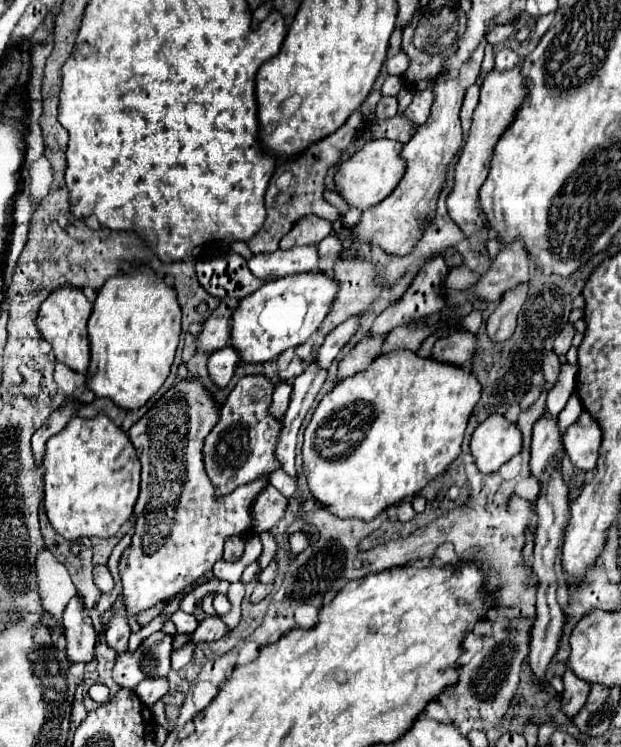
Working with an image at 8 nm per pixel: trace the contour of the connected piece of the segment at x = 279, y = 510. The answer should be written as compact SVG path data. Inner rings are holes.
M271 484L255 498L253 504L253 528L255 532L271 530L285 516L289 500Z

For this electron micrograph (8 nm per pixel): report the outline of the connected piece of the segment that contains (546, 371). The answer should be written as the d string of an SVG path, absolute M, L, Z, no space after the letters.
M547 354L545 362L543 362L543 376L545 376L545 382L547 386L553 386L559 378L559 370L561 370L561 362L555 354Z

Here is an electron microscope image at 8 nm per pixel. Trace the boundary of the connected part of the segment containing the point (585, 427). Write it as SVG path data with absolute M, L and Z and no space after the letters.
M583 412L581 420L567 428L563 436L565 452L569 454L573 466L595 466L599 450L599 432L597 420Z

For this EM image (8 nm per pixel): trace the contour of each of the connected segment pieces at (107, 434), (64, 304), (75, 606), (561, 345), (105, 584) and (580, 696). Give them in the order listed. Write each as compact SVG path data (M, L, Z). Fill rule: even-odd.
M99 412L95 418L89 420L81 416L71 418L61 432L49 438L43 468L45 468L45 510L51 526L63 538L69 540L83 536L109 538L119 530L119 526L125 520L129 520L139 496L141 464L127 434L105 412Z
M59 288L59 290L53 290L47 296L47 300L41 304L39 318L37 318L39 332L45 340L51 342L57 362L81 374L87 374L89 358L91 358L91 346L89 346L89 334L87 334L89 316L91 316L91 302L85 298L85 294L79 288Z
M73 596L63 612L63 628L71 662L89 662L95 652L95 628L81 598Z
M567 324L567 326L561 330L561 334L555 338L553 352L555 352L557 356L565 356L565 352L567 352L567 350L569 350L569 346L571 346L573 334L575 334L575 330L573 330L573 324Z
M95 566L93 576L95 576L95 584L99 586L101 592L111 592L115 588L115 580L109 572L109 566Z
M569 664L565 666L565 674L563 674L563 684L565 684L565 690L563 690L563 710L567 716L575 716L581 706L585 704L589 692L591 692L591 684L577 678L573 674L573 670L569 670Z

